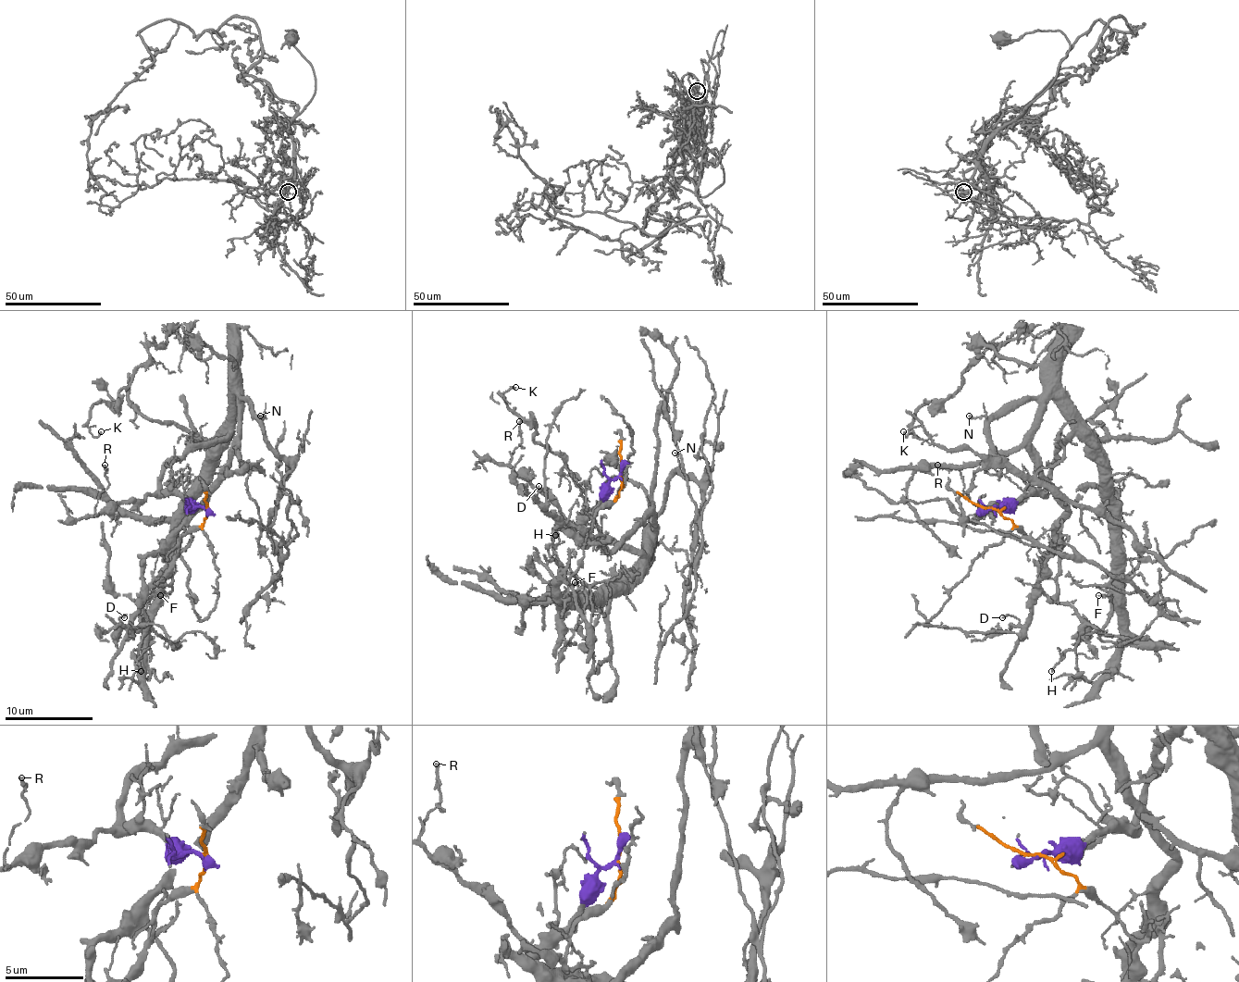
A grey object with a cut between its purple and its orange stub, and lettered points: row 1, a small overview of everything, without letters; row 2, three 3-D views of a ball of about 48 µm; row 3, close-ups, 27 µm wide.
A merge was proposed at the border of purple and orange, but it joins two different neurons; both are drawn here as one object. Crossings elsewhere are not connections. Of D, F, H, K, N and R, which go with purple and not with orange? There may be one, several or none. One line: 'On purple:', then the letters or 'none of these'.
On purple: D, F, K, N, R

